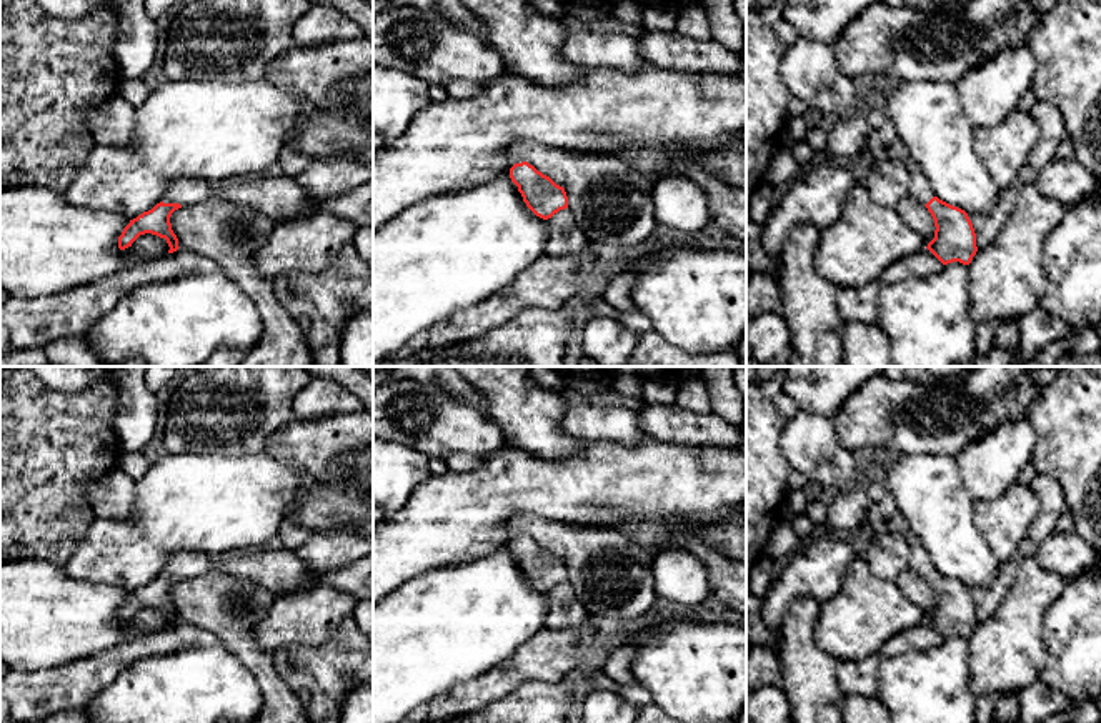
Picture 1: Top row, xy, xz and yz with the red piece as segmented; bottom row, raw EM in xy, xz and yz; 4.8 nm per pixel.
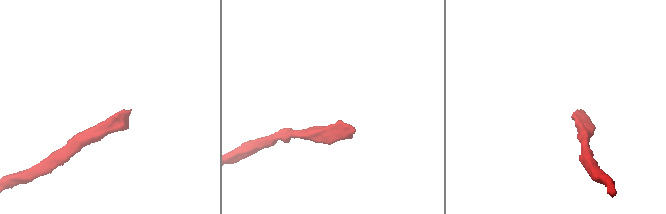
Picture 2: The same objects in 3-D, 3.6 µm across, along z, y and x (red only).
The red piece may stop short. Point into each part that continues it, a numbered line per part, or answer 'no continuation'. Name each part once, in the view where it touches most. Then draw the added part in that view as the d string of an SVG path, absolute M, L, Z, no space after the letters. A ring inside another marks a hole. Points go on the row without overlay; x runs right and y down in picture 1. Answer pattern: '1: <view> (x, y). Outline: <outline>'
1: xy (185, 565). Outline: M177 553L163 568L163 576L195 578L213 566L213 558L205 553Z

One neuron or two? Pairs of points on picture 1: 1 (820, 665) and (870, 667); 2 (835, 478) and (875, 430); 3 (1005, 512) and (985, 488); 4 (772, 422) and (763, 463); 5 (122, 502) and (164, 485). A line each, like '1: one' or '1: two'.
1: two
2: two
3: two
4: one
5: two

